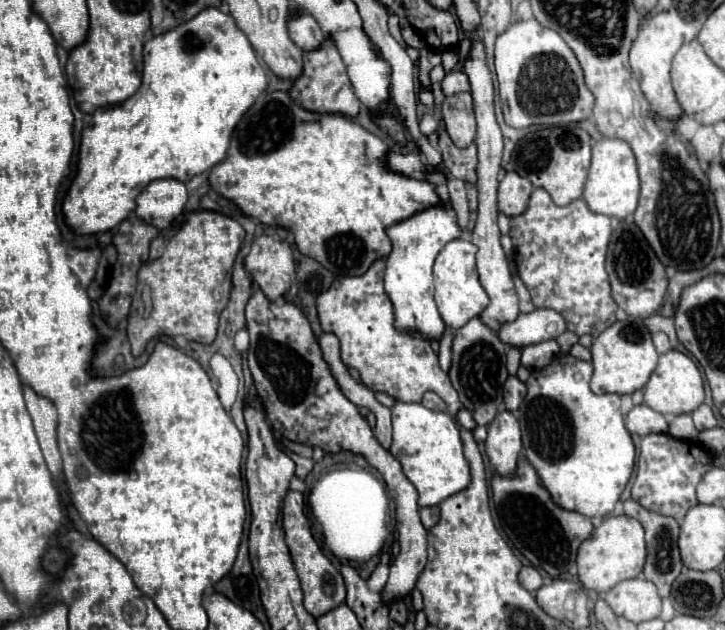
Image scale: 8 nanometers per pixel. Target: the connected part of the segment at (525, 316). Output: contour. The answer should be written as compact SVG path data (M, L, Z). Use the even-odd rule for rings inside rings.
M535 309L531 313L521 313L513 323L505 323L499 329L501 341L515 347L527 347L541 341L557 339L565 333L567 325L561 313L553 309Z

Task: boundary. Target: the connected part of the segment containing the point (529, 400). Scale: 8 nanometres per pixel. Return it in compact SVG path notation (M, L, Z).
M561 355L547 369L531 371L527 395L519 407L519 423L525 455L553 501L585 517L605 517L613 513L633 473L633 463L637 477L639 453L635 460L635 447L625 417L633 407L645 405L645 393L637 389L625 395L595 395L589 389L589 379L593 379L593 355L589 363Z

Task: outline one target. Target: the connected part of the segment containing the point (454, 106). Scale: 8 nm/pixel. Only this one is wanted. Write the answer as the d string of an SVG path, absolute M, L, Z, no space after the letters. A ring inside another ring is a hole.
M457 93L443 99L441 115L451 141L457 147L467 147L475 139L477 123L473 113L471 93Z

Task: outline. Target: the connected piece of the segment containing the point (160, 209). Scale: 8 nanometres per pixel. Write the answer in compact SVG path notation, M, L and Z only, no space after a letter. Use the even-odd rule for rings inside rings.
M157 179L149 183L137 197L137 217L159 231L171 227L171 223L183 213L187 203L187 187L175 179Z

